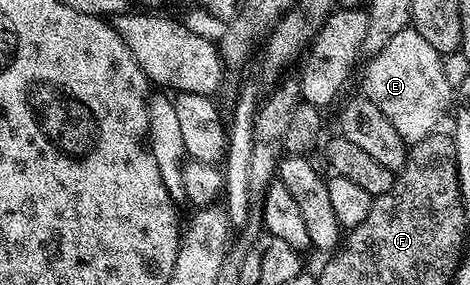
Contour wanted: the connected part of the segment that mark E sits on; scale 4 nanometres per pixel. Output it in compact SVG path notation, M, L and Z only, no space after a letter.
M414 29L403 30L394 36L388 44L374 57L367 59L368 67L364 70L363 97L370 99L378 108L382 108L382 116L394 124L394 132L402 136L405 143L411 144L430 136L444 118L444 113L449 113L450 103L454 98L454 86L448 83L448 74L444 71L445 59L432 47L423 36L418 36Z

